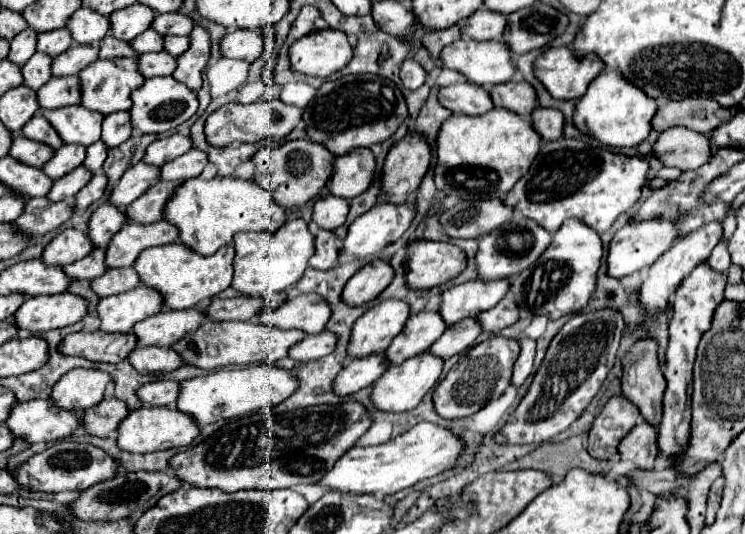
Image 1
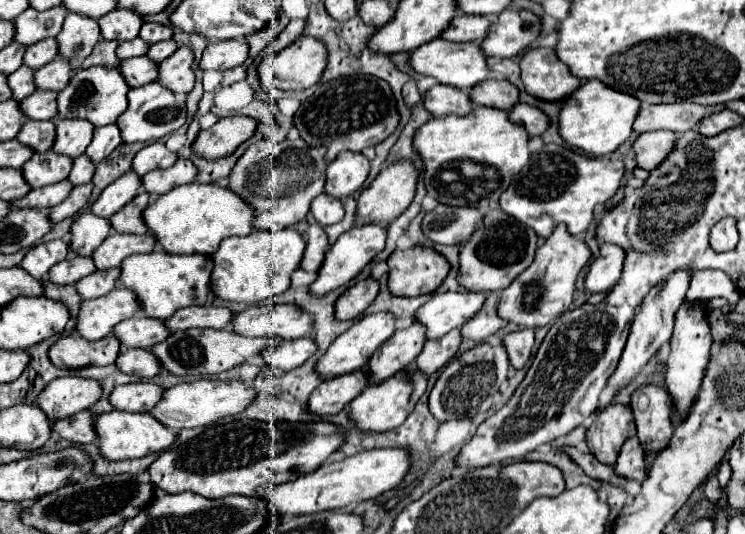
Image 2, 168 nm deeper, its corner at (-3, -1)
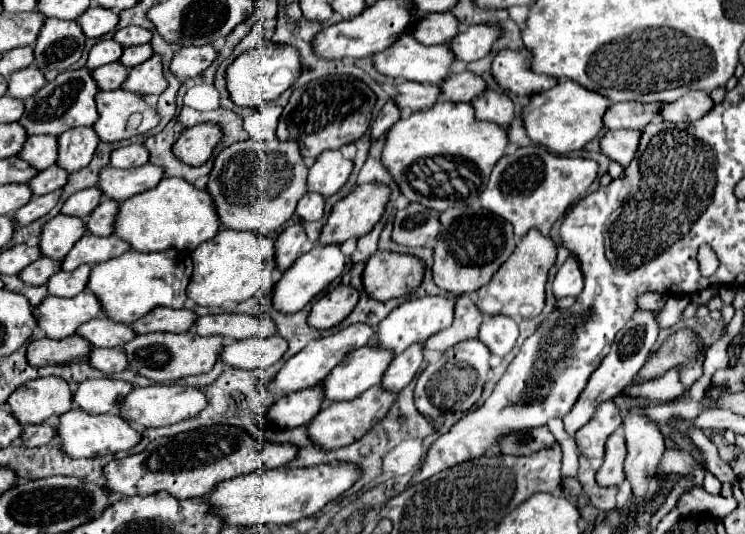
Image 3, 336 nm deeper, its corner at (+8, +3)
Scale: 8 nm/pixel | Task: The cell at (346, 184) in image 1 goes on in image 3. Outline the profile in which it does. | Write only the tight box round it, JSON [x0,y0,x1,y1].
[308,150,352,196]

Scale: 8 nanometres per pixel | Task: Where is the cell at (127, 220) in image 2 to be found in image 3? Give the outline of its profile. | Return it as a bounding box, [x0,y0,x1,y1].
[86,198,118,236]

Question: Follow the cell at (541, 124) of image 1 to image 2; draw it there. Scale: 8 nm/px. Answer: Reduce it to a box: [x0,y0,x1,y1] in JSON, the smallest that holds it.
[509,102,549,136]

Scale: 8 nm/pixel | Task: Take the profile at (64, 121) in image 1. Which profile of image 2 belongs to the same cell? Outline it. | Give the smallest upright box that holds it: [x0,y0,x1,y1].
[53,118,95,158]

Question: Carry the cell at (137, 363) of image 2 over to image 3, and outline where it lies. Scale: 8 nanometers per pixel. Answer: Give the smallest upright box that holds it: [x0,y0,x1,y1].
[88,348,128,374]

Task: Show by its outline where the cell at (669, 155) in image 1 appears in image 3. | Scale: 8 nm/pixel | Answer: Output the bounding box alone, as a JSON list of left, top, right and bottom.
[600,130,640,166]

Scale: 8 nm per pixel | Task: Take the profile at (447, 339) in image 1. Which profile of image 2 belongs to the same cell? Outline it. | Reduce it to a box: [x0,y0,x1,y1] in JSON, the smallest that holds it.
[417,328,461,374]

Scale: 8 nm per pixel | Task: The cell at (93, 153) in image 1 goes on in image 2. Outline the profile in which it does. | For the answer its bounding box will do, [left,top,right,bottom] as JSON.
[69,154,95,186]

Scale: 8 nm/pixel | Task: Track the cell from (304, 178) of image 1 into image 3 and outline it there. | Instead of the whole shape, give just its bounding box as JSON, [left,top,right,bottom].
[206,142,308,236]

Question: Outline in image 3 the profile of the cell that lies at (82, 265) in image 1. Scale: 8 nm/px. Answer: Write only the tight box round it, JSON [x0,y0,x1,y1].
[18,256,60,286]

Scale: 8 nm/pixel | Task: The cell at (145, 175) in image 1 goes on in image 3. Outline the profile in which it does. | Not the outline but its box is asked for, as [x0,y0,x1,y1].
[60,188,102,220]

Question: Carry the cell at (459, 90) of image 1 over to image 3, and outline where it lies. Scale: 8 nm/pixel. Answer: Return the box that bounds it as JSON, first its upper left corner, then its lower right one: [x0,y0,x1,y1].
[392,82,440,112]

